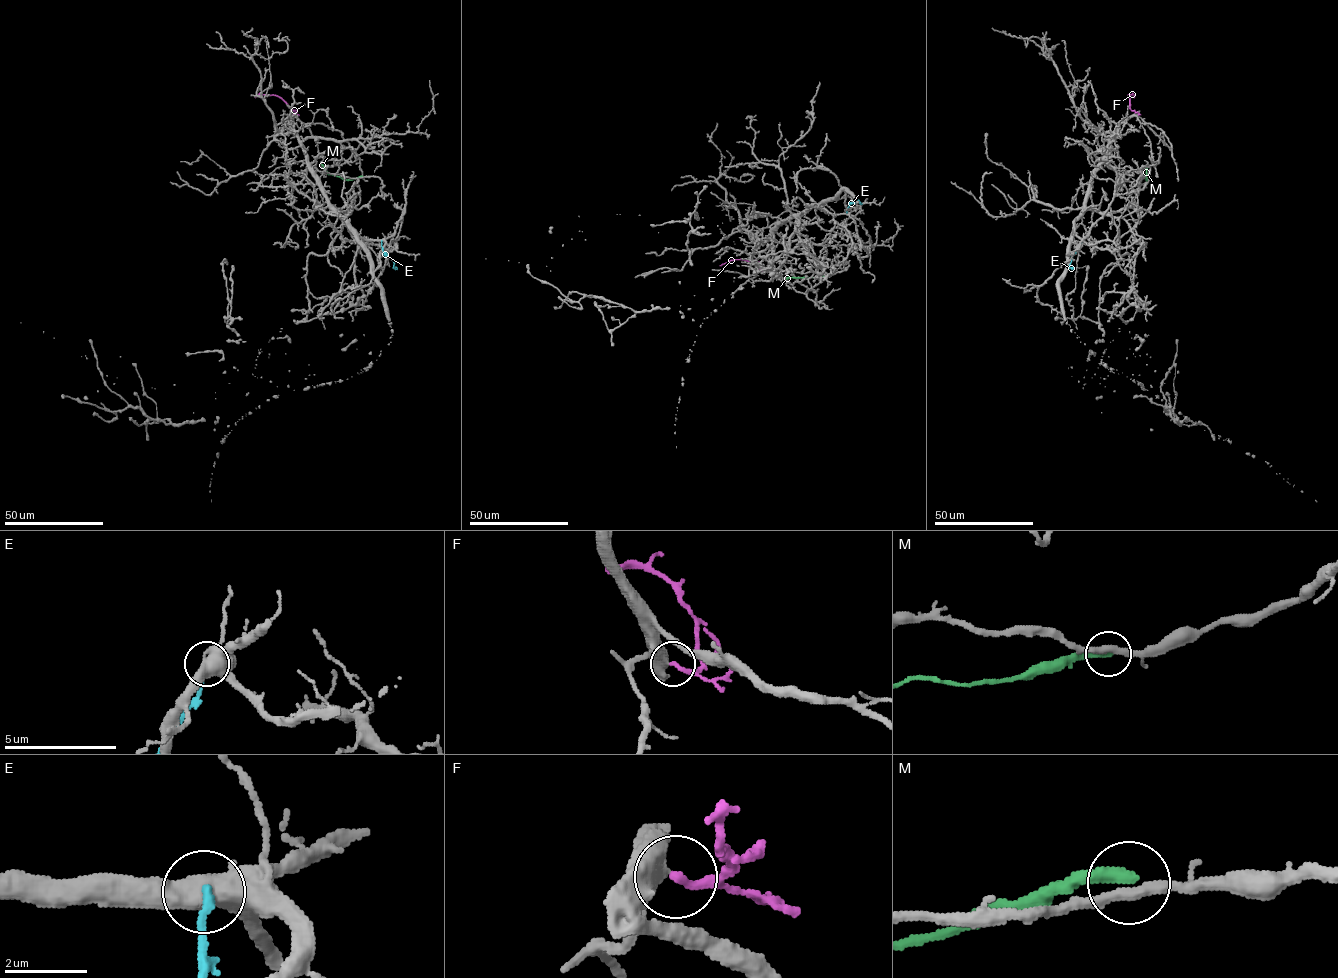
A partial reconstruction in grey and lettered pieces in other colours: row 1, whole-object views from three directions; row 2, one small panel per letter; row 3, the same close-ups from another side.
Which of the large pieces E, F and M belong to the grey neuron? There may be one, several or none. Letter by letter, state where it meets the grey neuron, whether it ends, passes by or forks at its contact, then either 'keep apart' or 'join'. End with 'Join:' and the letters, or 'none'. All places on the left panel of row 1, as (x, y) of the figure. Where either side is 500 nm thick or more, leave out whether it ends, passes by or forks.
E: meets grey at (381, 240); keep apart
F: meets grey at (293, 113); it ends there; join
M: meets grey at (362, 177); it ends there; keep apart
Join: F

